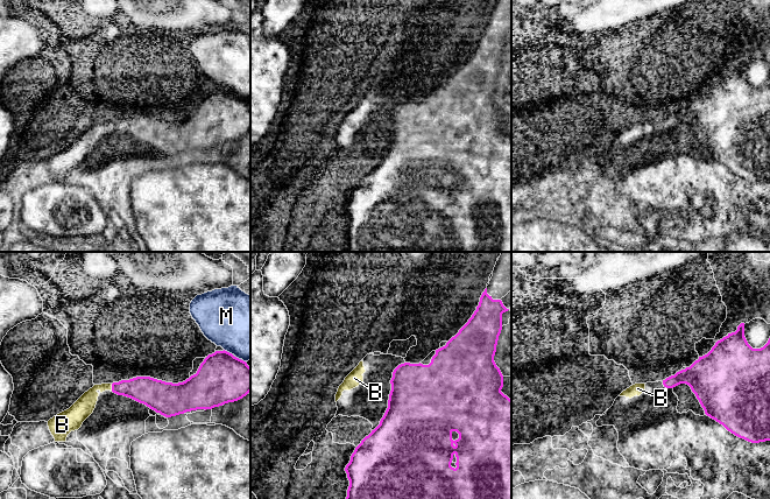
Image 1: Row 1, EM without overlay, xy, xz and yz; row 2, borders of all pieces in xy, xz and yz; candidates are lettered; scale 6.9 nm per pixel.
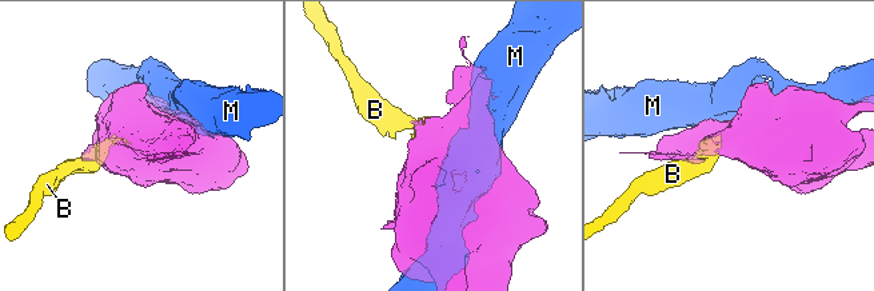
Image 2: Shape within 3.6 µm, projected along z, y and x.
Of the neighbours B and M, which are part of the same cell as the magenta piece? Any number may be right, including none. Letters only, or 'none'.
B

